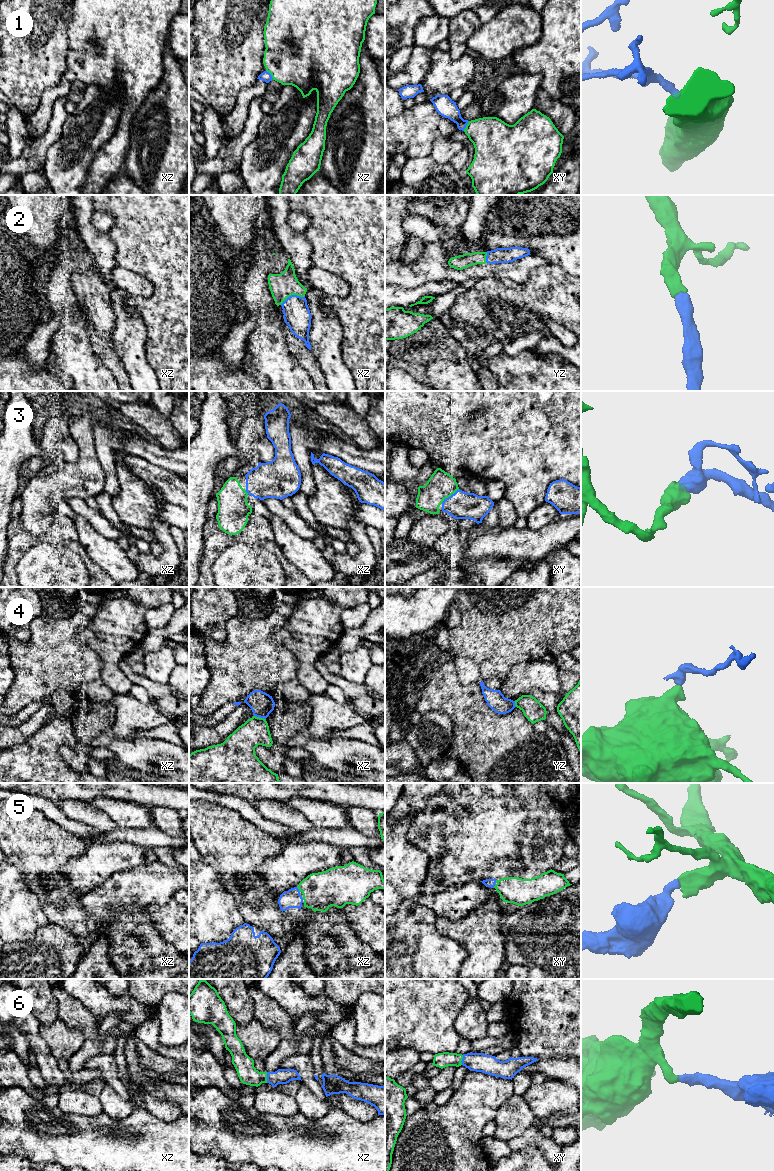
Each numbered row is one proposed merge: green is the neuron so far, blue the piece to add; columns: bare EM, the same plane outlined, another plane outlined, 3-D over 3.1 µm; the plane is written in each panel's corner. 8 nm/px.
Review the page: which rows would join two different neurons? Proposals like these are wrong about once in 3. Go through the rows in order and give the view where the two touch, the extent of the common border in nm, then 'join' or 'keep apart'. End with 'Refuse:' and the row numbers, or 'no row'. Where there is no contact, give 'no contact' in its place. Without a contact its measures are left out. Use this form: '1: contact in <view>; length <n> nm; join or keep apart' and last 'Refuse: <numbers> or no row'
1: contact in xz; length 100 nm; join
2: contact in xz; length 220 nm; join
3: contact in xy; length 190 nm; join
4: contact in xz; length 100 nm; keep apart
5: contact in xz; length 50 nm; join
6: contact in xz; length 90 nm; join
Refuse: 4

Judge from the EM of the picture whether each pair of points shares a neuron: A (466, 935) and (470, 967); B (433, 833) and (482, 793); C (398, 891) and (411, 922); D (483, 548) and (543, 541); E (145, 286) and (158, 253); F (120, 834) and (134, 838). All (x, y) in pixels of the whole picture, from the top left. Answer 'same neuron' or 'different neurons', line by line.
A: same neuron
B: same neuron
C: different neurons
D: same neuron
E: different neurons
F: same neuron

